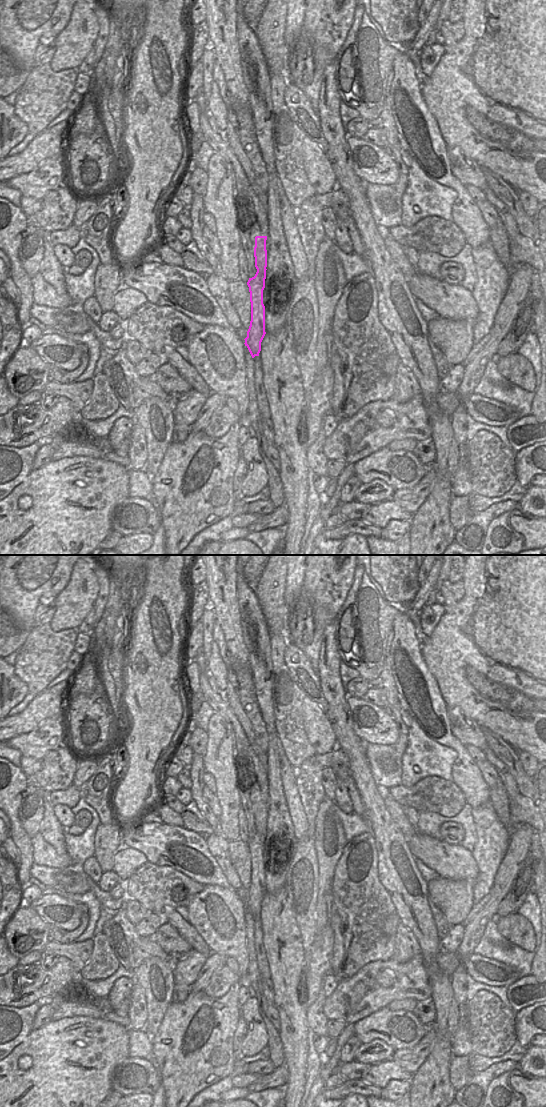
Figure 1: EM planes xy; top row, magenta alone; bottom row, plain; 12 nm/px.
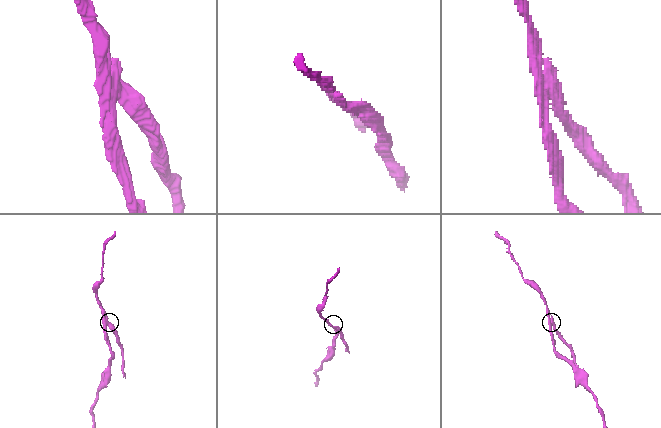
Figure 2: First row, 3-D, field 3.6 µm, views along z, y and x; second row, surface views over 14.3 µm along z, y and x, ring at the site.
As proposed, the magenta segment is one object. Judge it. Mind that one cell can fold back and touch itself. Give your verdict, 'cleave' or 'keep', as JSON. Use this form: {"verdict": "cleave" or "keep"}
{"verdict": "cleave"}

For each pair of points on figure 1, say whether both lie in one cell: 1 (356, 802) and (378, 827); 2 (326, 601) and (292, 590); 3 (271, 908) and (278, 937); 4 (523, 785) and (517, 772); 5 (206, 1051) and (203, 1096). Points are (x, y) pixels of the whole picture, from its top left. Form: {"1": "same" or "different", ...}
{"1": "different", "2": "different", "3": "same", "4": "same", "5": "different"}

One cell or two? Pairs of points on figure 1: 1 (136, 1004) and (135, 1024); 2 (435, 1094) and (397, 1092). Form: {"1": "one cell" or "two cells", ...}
{"1": "one cell", "2": "two cells"}

